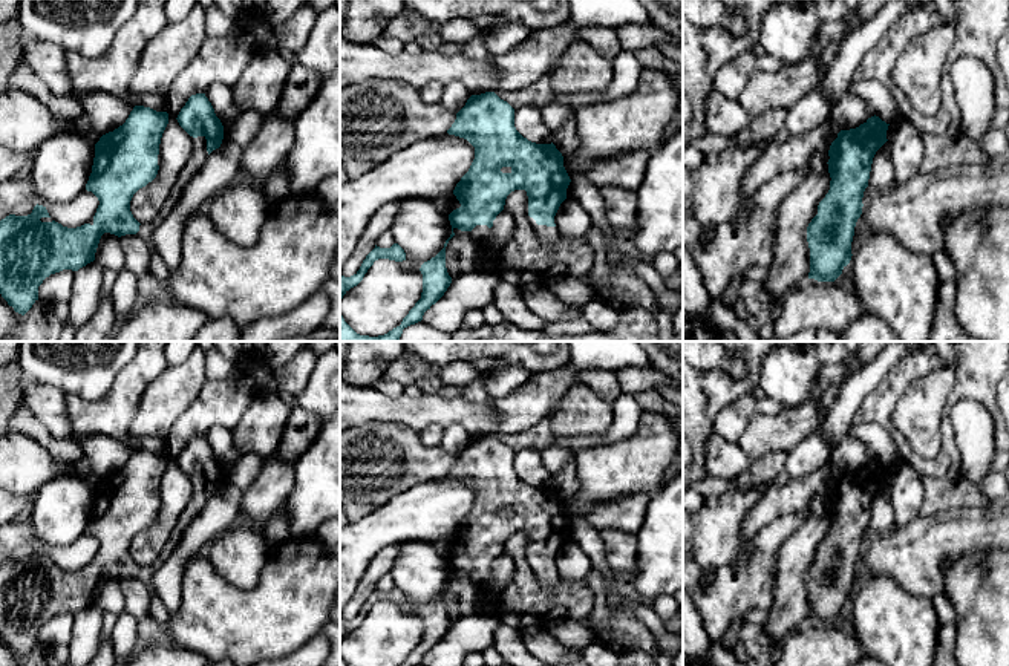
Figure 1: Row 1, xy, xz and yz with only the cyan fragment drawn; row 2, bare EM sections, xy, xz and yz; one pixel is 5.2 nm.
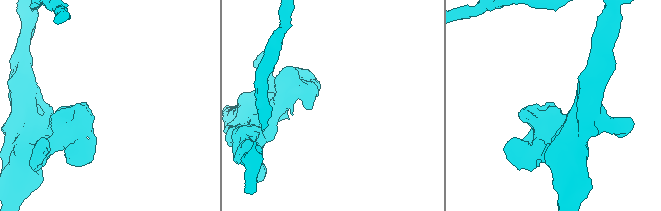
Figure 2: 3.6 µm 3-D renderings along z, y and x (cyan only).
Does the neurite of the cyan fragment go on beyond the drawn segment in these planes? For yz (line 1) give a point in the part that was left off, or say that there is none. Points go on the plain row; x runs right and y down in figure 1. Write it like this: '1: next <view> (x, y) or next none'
1: next none

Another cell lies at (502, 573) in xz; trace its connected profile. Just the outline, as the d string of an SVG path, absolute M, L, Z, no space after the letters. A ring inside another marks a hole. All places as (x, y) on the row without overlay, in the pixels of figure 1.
M502 553L493 563L490 582L482 588L498 600L499 594L513 582L514 573L513 559L507 553Z

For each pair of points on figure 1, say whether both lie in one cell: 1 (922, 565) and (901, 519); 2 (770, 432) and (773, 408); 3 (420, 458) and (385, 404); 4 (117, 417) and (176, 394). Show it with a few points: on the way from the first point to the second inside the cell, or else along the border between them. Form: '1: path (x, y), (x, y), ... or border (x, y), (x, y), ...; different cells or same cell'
1: border (919, 515), (907, 524), (896, 527); different cells
2: border (786, 409), (777, 414), (758, 412); different cells
3: border (360, 424), (369, 421), (398, 421), (417, 432); different cells
4: border (155, 377), (144, 391), (130, 424), (132, 437); different cells

